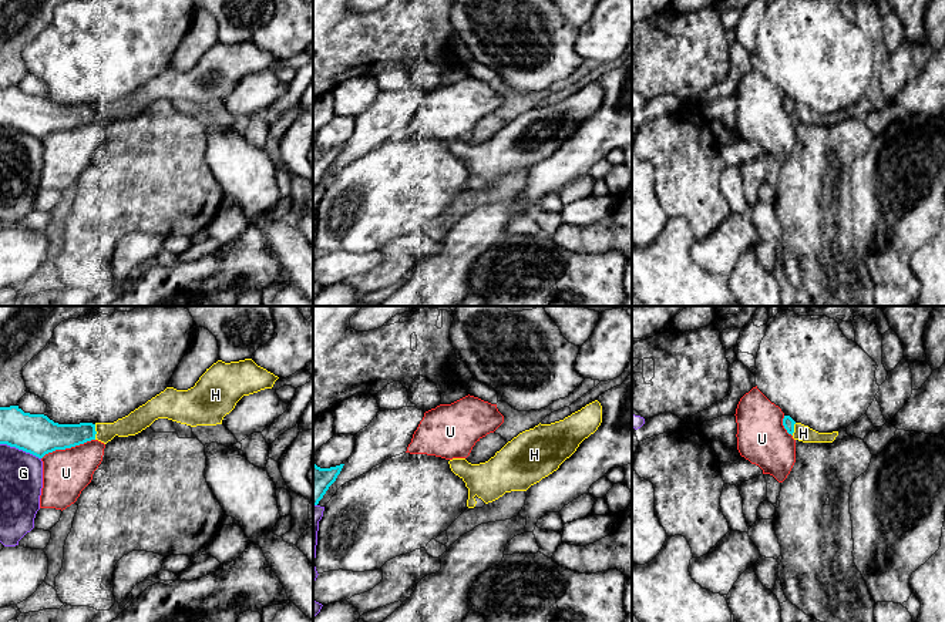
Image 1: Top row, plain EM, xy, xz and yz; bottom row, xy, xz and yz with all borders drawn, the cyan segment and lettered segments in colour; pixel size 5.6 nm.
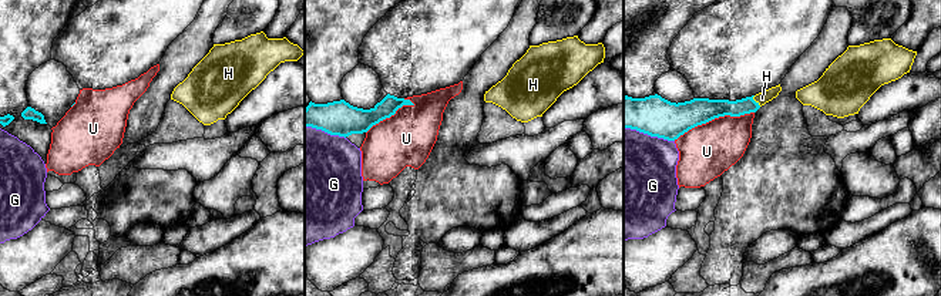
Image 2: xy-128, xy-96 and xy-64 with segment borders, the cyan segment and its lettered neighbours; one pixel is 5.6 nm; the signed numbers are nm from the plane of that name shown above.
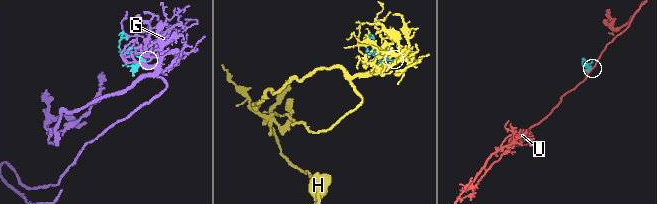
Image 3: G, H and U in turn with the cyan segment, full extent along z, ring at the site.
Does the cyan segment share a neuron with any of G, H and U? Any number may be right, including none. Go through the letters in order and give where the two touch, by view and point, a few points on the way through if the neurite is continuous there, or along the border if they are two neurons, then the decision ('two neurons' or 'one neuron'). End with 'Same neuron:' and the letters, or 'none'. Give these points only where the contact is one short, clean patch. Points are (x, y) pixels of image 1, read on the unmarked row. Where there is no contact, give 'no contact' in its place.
G: contact xy (20, 130); two neurons
H: contact xy (96, 113); one neuron
U: contact xy (67, 128); two neurons
Same neuron: H

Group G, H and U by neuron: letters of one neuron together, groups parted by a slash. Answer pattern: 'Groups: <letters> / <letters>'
Groups: G / H / U

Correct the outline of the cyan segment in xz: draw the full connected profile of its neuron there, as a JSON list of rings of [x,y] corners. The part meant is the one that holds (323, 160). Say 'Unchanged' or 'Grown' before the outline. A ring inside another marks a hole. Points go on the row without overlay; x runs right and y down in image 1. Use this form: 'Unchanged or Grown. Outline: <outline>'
Unchanged. Outline: [[[313,145],[313,188],[319,185],[329,168],[336,162],[344,145],[320,149]]]

